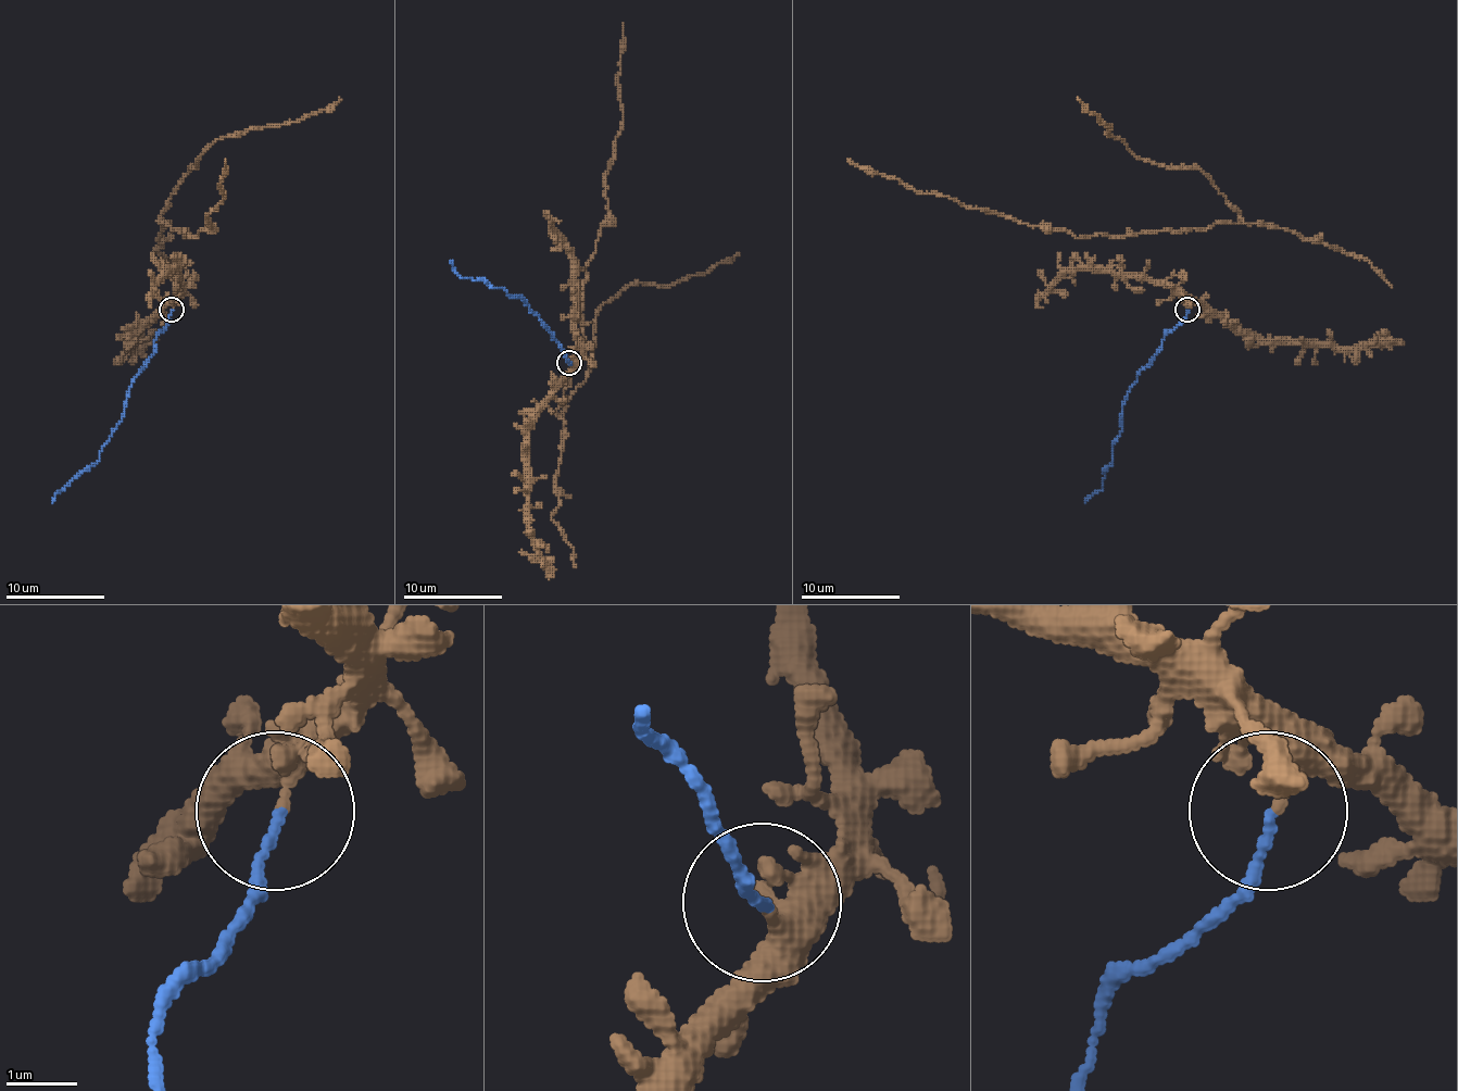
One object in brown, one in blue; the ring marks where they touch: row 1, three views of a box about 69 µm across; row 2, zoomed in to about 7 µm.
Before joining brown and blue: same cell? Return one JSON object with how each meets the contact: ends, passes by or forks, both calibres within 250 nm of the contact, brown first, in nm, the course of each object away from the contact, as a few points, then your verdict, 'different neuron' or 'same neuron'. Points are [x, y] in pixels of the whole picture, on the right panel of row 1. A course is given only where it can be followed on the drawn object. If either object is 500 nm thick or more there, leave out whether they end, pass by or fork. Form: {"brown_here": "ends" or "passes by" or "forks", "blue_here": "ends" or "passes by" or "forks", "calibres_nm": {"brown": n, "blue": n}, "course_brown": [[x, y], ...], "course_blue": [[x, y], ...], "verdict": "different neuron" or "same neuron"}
{"brown_here": "ends", "blue_here": "ends", "calibres_nm": {"brown": 280, "blue": 130}, "course_brown": [[1189, 310], [1177, 292], [1102, 273], [1090, 238], [1239, 213], [1198, 168], [1136, 159], [1078, 97]], "course_blue": [[1186, 310], [1184, 320], [1161, 342], [1157, 354], [1129, 389], [1113, 459], [1105, 468], [1102, 488], [1085, 503]], "verdict": "different neuron"}

